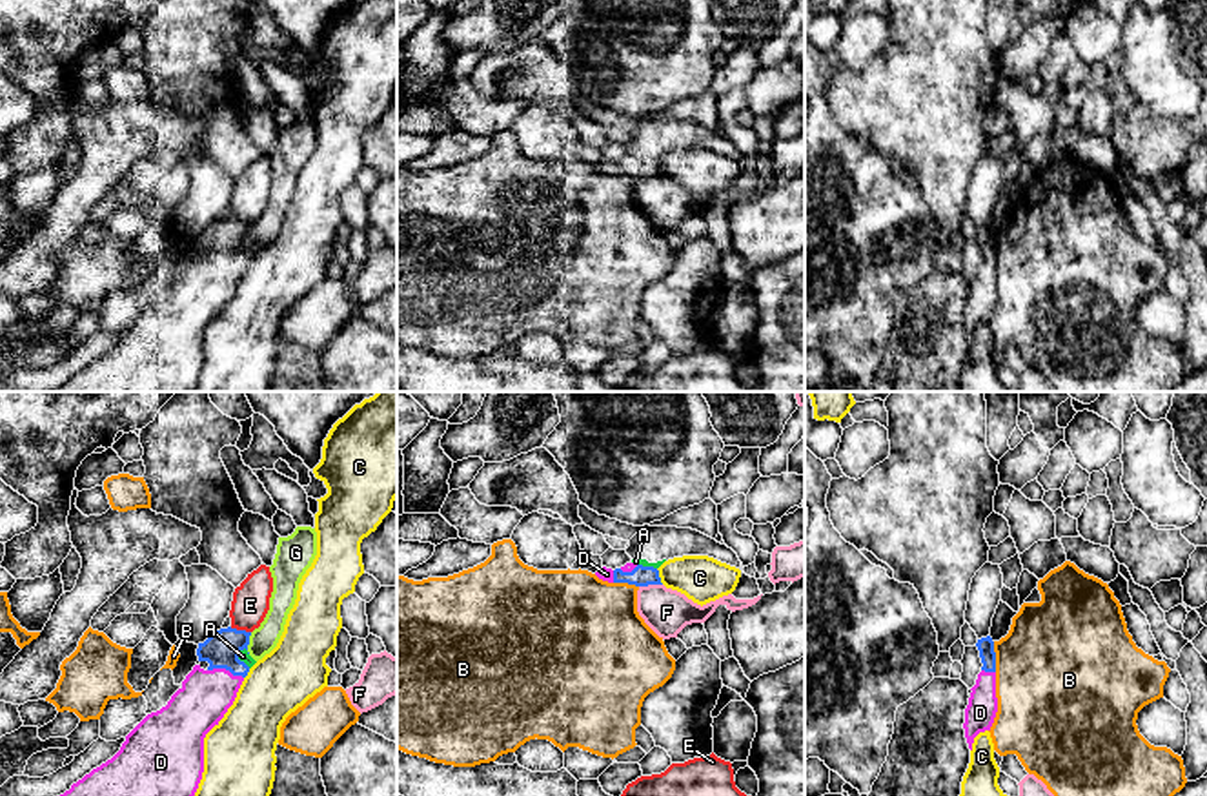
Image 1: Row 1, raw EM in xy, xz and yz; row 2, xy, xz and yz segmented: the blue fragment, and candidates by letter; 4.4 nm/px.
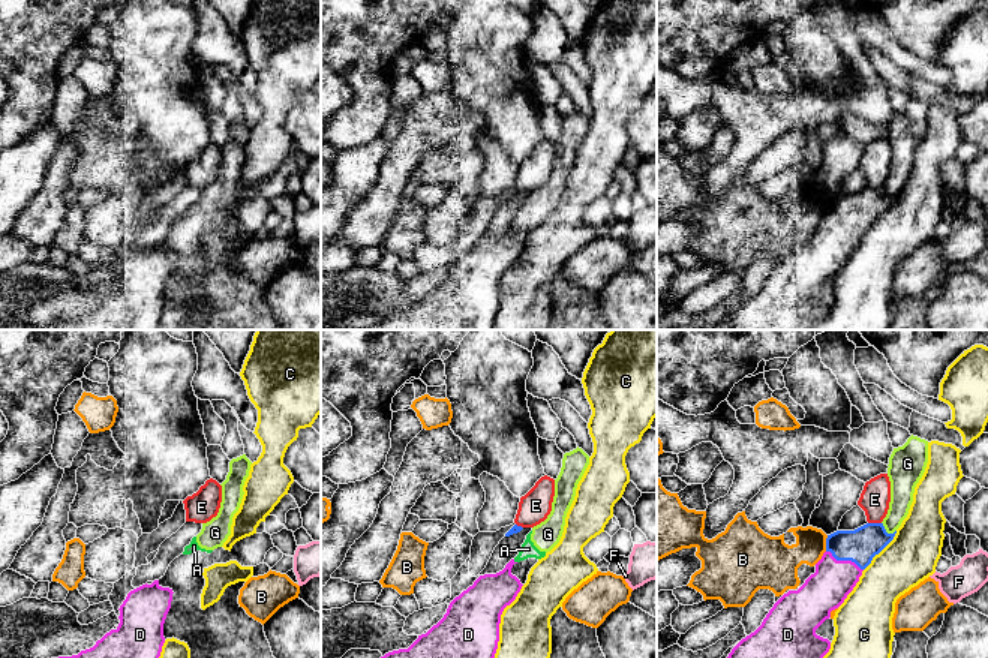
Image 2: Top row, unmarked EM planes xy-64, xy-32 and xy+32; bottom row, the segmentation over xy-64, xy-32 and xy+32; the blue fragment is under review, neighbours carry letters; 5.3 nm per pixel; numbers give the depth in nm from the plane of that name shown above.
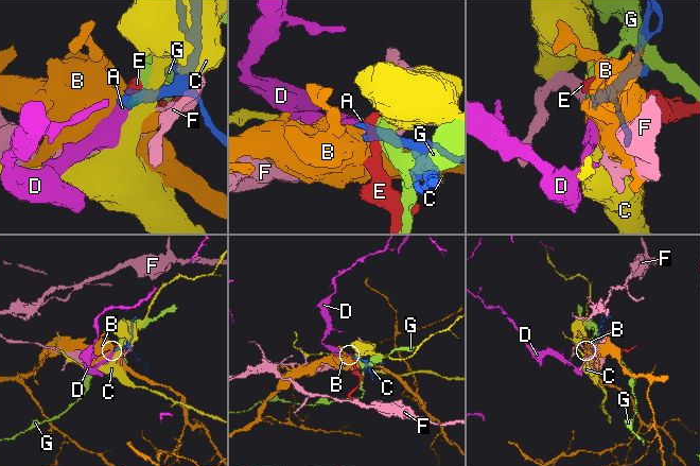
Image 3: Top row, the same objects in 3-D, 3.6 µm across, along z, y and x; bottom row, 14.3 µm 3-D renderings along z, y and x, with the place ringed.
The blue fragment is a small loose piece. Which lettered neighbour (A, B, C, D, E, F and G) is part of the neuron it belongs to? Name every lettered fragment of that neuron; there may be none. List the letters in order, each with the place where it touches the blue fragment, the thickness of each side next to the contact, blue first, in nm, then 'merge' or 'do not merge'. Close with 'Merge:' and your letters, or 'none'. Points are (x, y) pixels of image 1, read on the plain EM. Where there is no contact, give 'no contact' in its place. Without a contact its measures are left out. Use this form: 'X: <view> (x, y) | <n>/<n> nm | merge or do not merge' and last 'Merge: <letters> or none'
A: xy (237, 250) | 160/50 nm | do not merge
B: yz (994, 248) | 80/480 nm | do not merge
C: xz (658, 168) | 100/200 nm | do not merge
D: xy (226, 261) | 160/220 nm | merge
E: xy (241, 223) | 160/160 nm | do not merge
F: xz (650, 175) | 100/200 nm | do not merge
G: xy (248, 235) | 160/120 nm | do not merge
Merge: D

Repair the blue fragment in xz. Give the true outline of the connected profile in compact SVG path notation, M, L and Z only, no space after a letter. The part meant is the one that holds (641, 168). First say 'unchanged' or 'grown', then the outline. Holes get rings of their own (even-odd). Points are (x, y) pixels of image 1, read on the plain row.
grown; M626 155L615 162L603 158L595 168L608 175L628 175L635 179L663 177L657 160L634 155Z

